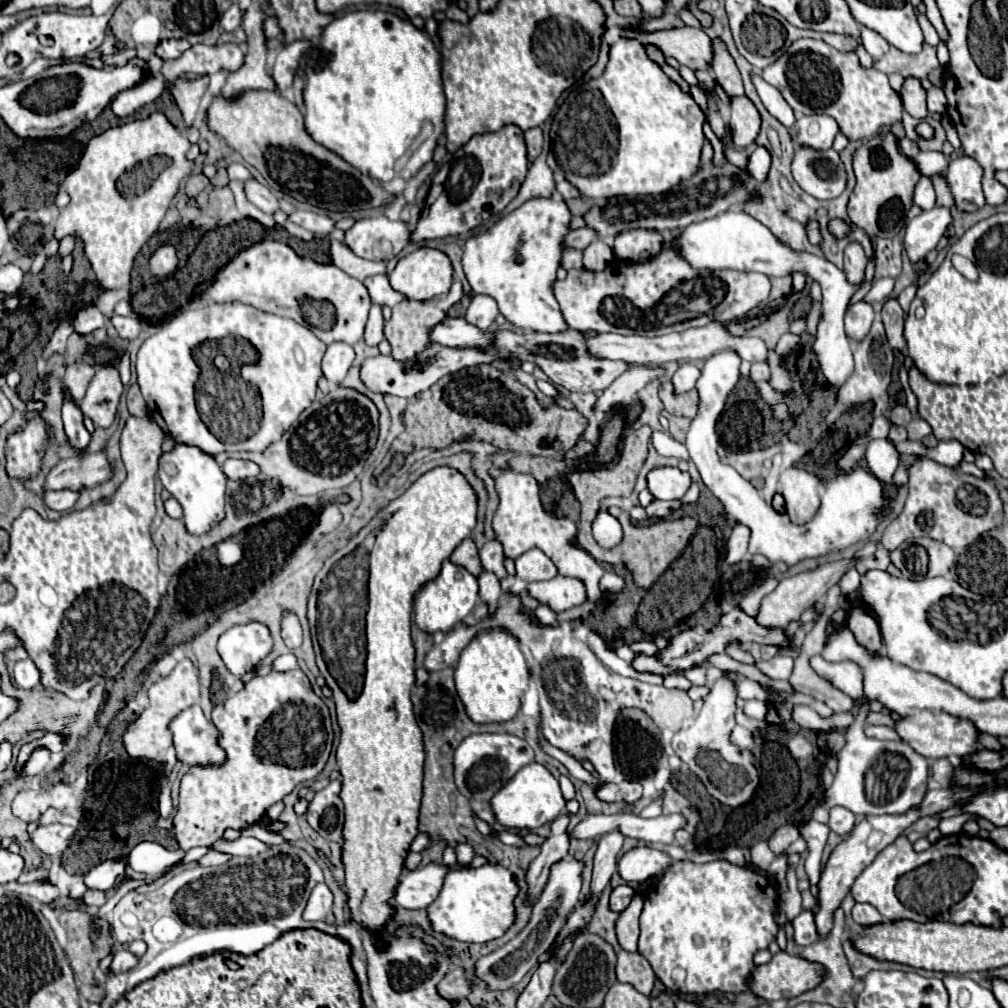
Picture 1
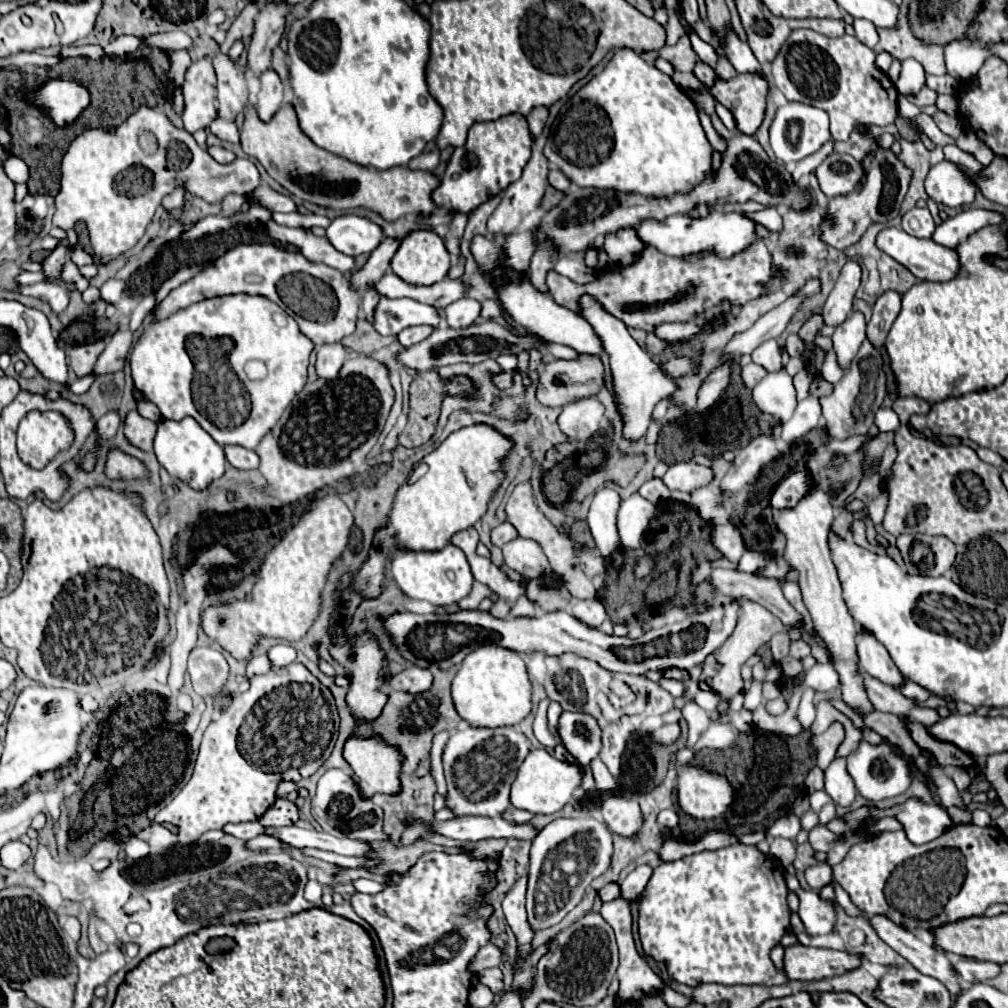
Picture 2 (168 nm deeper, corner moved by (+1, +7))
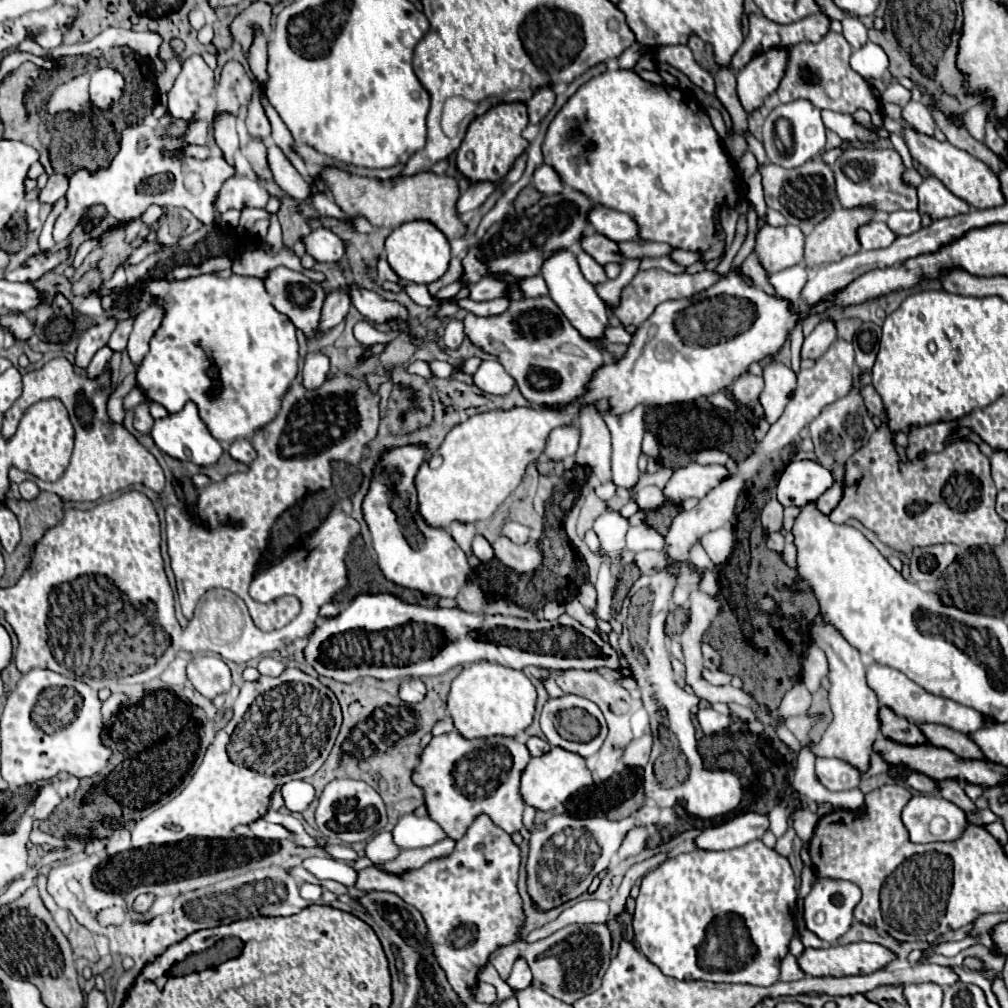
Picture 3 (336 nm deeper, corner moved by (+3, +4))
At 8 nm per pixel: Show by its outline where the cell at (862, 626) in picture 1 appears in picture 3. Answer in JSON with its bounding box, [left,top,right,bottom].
[866,663,986,735]

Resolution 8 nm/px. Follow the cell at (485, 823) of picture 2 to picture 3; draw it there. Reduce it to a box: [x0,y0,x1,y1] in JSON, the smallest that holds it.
[392,813,446,849]

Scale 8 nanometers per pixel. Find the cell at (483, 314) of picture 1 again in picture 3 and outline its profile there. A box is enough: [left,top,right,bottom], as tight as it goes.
[442,321,464,349]

